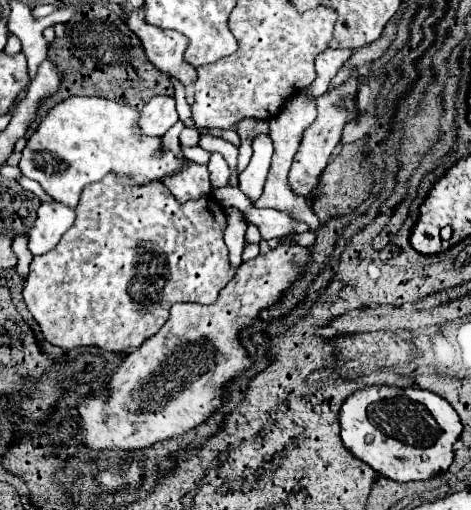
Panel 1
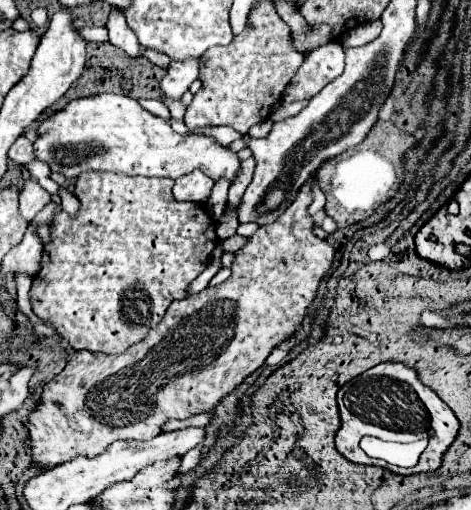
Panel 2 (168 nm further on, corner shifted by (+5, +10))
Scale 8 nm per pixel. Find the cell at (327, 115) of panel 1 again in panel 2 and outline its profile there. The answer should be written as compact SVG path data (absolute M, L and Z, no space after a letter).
M315 177L305 181L289 209L285 209L275 223L259 227L249 243L235 253L231 265L233 273L225 283L173 301L161 323L149 329L147 337L137 345L131 345L125 353L107 355L77 351L73 355L67 367L43 389L39 409L29 415L35 465L47 469L79 455L93 457L115 441L149 441L161 433L169 419L187 419L195 413L211 411L221 397L231 393L247 375L255 373L265 363L275 345L293 335L335 255L335 249L327 241L317 239L311 231L313 219L307 215L307 207L313 199L313 181Z

